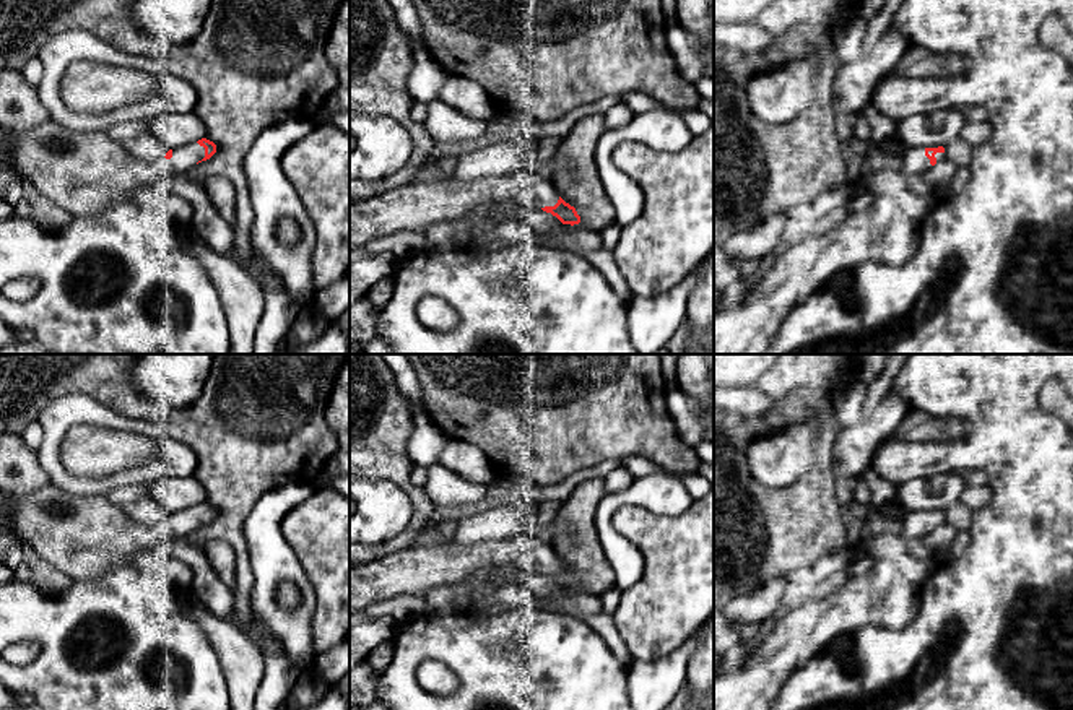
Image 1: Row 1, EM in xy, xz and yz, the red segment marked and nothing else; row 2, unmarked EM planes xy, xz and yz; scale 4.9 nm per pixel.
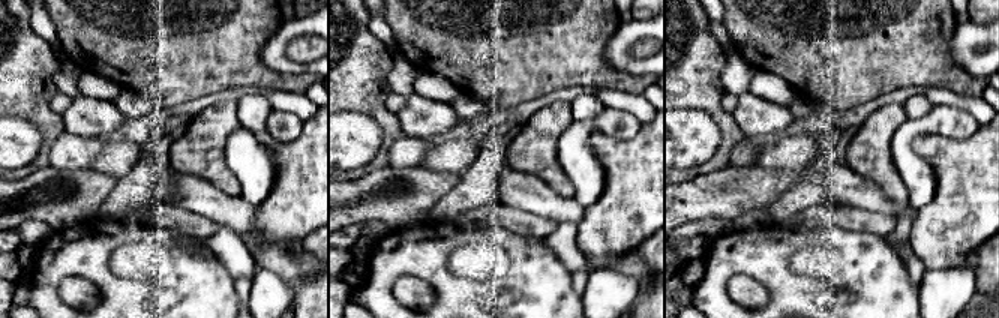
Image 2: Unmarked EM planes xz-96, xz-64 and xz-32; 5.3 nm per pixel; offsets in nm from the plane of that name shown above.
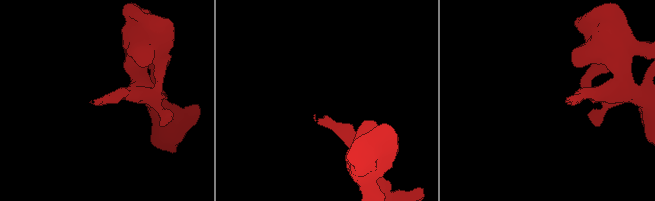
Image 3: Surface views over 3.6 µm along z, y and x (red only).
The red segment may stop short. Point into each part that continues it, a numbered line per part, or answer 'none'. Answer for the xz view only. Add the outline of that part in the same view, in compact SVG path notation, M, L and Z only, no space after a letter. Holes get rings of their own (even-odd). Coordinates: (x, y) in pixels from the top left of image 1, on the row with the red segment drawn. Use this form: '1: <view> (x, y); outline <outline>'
1: xz (415, 207); outline M535 169L473 180L452 177L410 182L350 203L350 249L402 231L426 232L429 226L460 219L481 205L515 201L545 208L554 206L558 200L554 185L536 177Z

